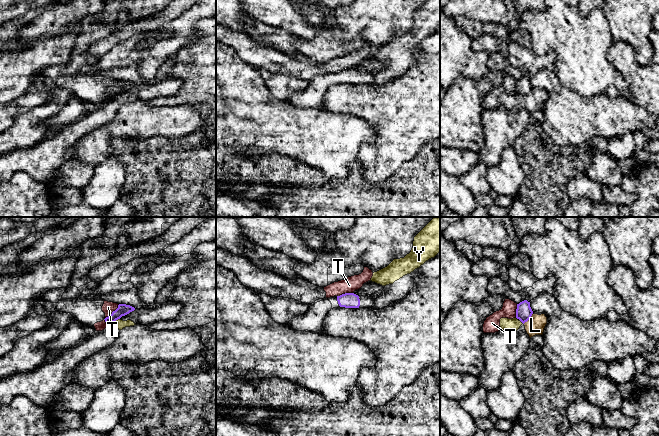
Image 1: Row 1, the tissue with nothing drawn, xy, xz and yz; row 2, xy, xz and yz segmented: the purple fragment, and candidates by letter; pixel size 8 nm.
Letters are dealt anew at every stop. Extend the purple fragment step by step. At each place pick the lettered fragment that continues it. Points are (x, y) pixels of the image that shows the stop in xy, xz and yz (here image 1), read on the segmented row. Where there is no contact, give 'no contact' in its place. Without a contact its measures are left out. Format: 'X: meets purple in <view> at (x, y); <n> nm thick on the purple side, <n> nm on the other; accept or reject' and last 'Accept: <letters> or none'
L: meets purple in yz at (528, 319); 130 nm thick on the purple side, 150 nm on the other; reject
T: meets purple in xy at (110, 315); 90 nm thick on the purple side, 100 nm on the other; reject
Y: meets purple in xy at (116, 319); 90 nm thick on the purple side, 80 nm on the other; reject
Accept: none

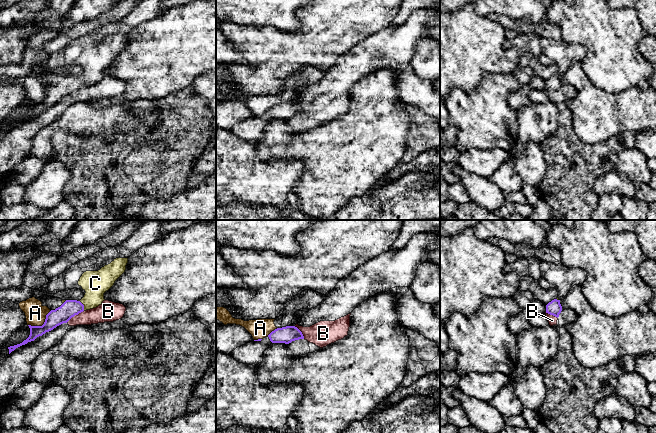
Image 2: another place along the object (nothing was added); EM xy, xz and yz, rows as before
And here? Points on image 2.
A: meets purple in xy at (42, 325); 140 nm thick on the purple side, 170 nm on the other; reject
B: meets purple in xy at (75, 314); 140 nm thick on the purple side, 160 nm on the other; reject
C: meets purple in xy at (83, 305); 140 nm thick on the purple side, 200 nm on the other; accept
Accept: C

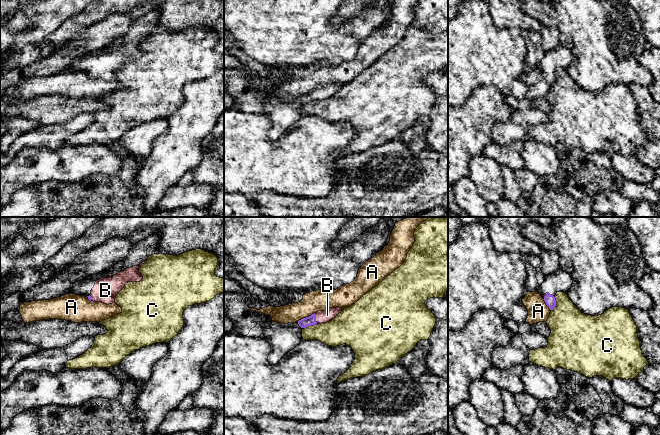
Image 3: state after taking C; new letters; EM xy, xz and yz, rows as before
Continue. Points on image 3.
A: meets purple in xz at (306, 317); 80 nm thick on the purple side, 170 nm on the other; reject
B: meets purple in xz at (315, 318); 80 nm thick on the purple side, 100 nm on the other; accept
C: meets purple in yz at (555, 304); 90 nm thick on the purple side, 340 nm on the other; reject
Accept: B

